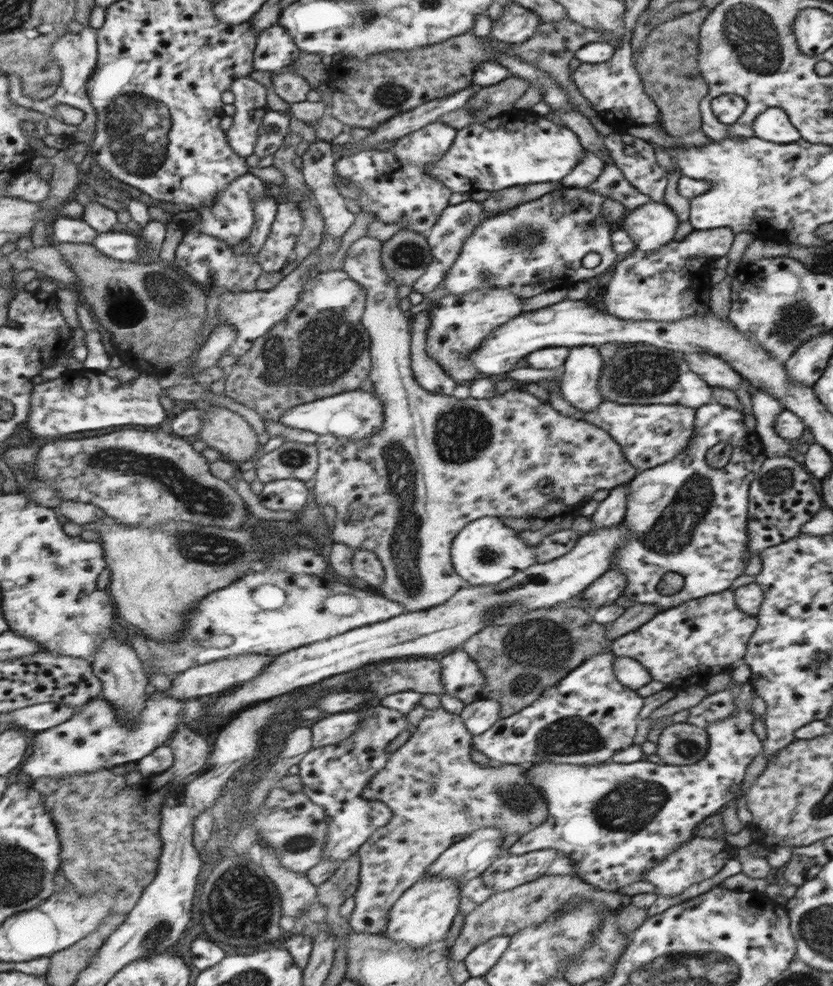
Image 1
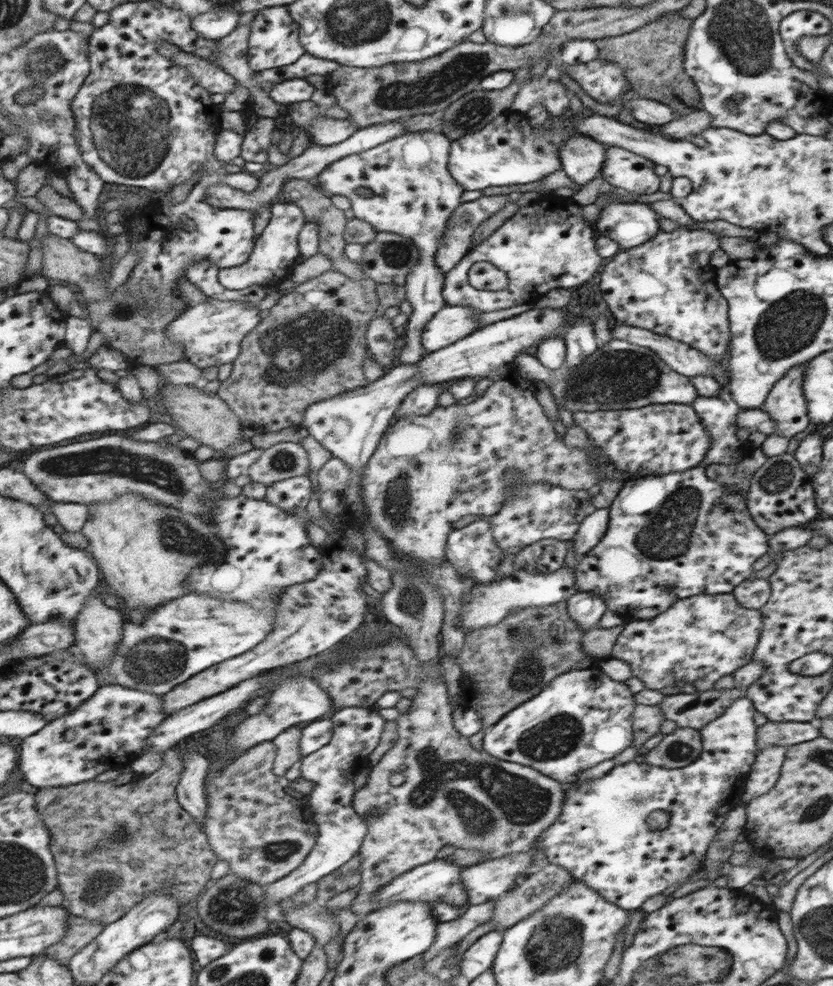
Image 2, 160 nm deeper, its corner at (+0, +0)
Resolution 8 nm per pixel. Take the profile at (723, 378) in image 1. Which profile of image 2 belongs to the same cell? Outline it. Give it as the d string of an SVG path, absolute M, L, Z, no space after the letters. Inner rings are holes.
M615 321L610 329L611 338L652 350L677 374L692 377L712 373L710 357L677 339L669 338L642 328Z

